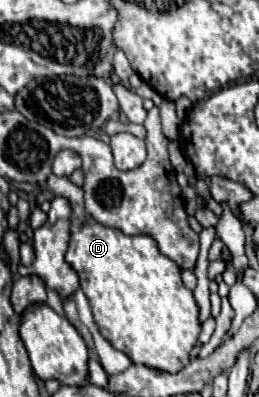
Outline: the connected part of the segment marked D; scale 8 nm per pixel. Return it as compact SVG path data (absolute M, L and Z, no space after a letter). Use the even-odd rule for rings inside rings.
M86 223L78 233L72 233L66 251L66 261L76 269L80 287L90 299L94 321L104 339L108 339L118 351L126 353L132 363L148 365L166 373L184 369L190 361L190 351L198 343L202 331L198 319L198 305L190 289L180 279L180 267L160 253L156 241L148 235L124 235L118 229L104 227L100 223Z

